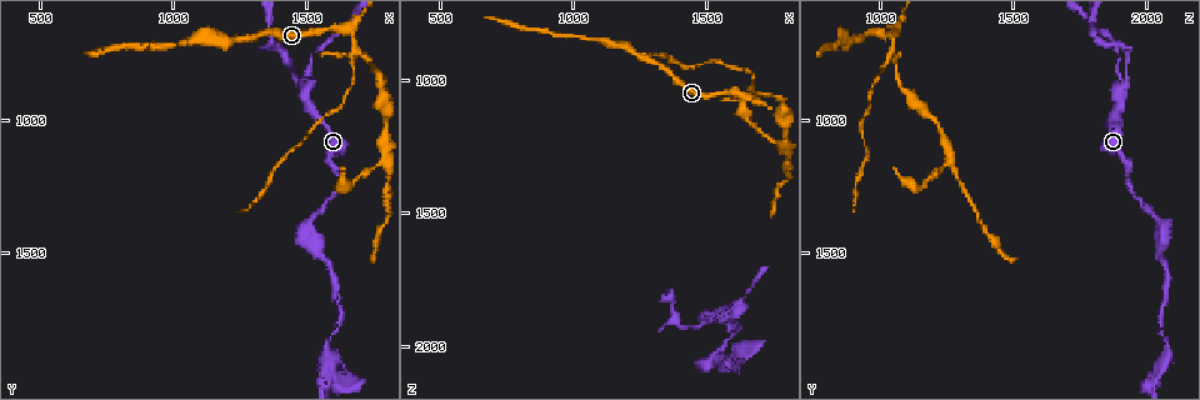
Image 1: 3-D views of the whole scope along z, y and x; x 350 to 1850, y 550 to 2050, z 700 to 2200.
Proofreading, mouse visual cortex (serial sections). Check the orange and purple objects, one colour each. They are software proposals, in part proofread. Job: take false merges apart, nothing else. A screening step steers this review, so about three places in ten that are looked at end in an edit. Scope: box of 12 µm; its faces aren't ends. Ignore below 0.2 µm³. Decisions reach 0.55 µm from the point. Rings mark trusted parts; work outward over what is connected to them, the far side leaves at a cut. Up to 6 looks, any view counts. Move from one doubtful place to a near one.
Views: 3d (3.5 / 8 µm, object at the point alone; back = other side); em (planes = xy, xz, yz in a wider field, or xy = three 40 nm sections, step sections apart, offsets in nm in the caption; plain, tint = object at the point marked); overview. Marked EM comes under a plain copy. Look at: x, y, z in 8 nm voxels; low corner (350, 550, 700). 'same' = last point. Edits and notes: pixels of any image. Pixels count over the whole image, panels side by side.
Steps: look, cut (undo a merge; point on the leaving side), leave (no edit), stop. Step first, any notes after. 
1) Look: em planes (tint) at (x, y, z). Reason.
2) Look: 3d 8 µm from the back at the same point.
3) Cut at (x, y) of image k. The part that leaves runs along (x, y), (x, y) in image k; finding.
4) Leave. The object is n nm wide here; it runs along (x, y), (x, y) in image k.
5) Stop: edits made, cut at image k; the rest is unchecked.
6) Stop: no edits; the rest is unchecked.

Look: 3d 3.5 µm at (1490, 890, 1900). Three-way junction.

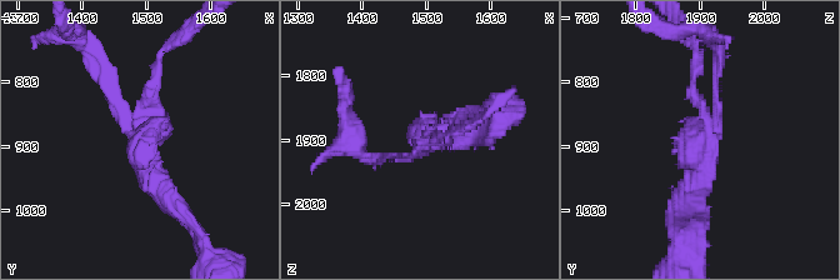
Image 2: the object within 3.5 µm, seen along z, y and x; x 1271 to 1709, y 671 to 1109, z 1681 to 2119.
Look: em xy step 2 (tint) at (1495, 890, 1895). Now the EM.

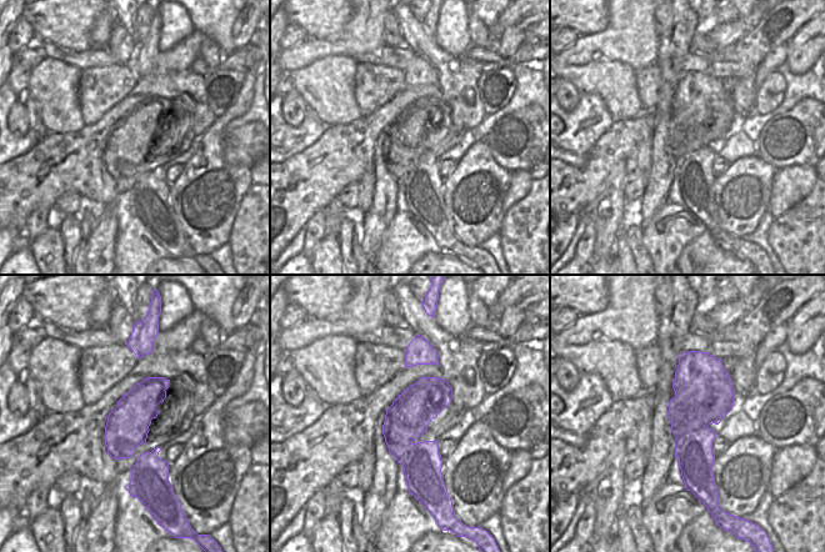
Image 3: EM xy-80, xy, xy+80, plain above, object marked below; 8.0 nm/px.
Cut at (155, 76) of image 2. 3 arms meet here; a second cell is stuck on.

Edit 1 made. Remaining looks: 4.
Look: overview. Redraw.

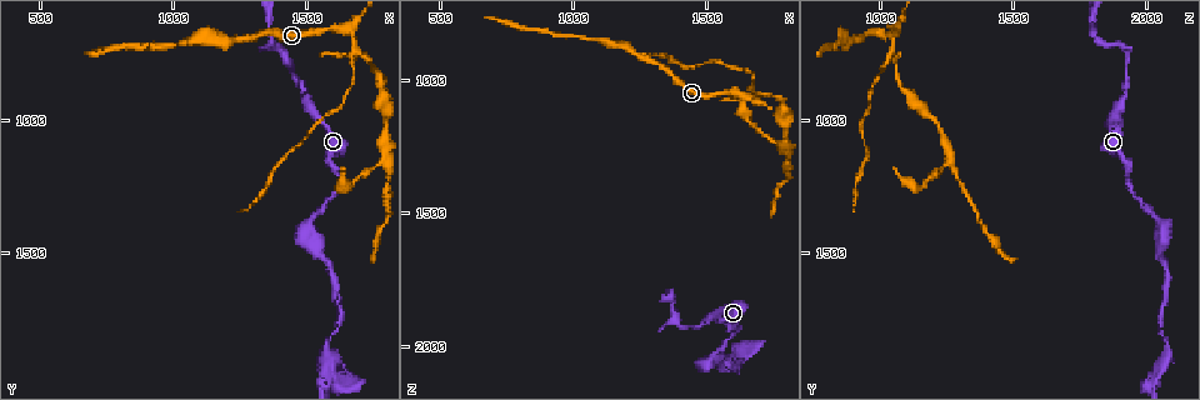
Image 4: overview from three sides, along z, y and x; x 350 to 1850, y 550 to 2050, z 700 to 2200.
Look: 3d 3.5 µm at (1490, 1410, 2060). Abrupt turn.

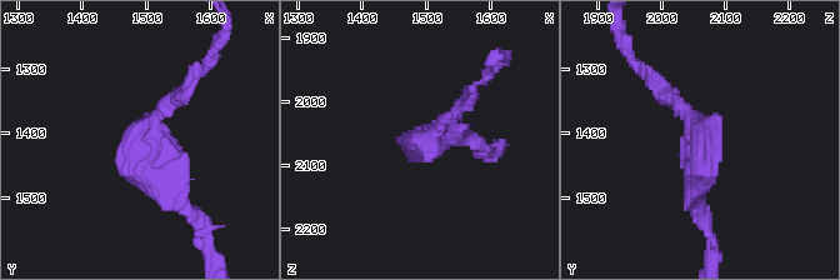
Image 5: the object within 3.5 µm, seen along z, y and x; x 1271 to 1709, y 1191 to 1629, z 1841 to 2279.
Look: em planes (tint) at (1490, 1410, 2065).

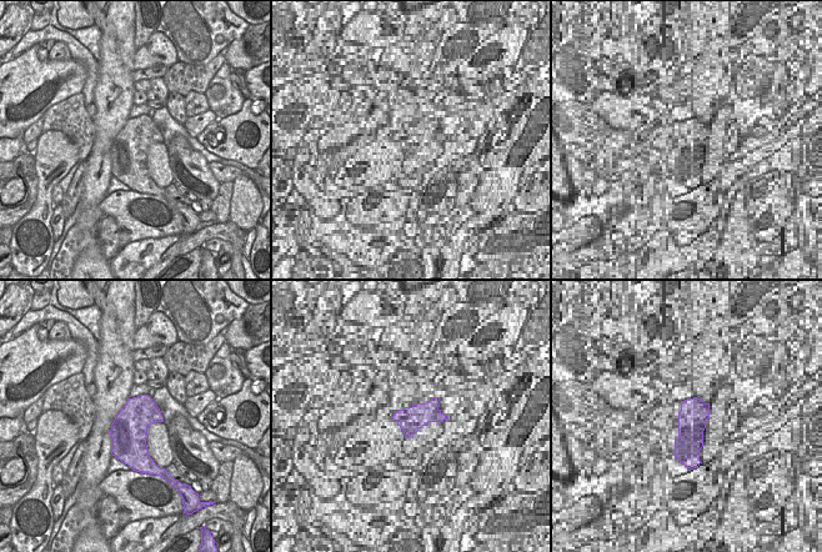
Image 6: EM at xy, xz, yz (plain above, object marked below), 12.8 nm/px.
Leave. It runs along (660, 90), (701, 129), (698, 209) in image 5; continuous, no second cell.

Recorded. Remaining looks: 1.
Stop: edits made, cut at image 2; the rest is unchecked.

